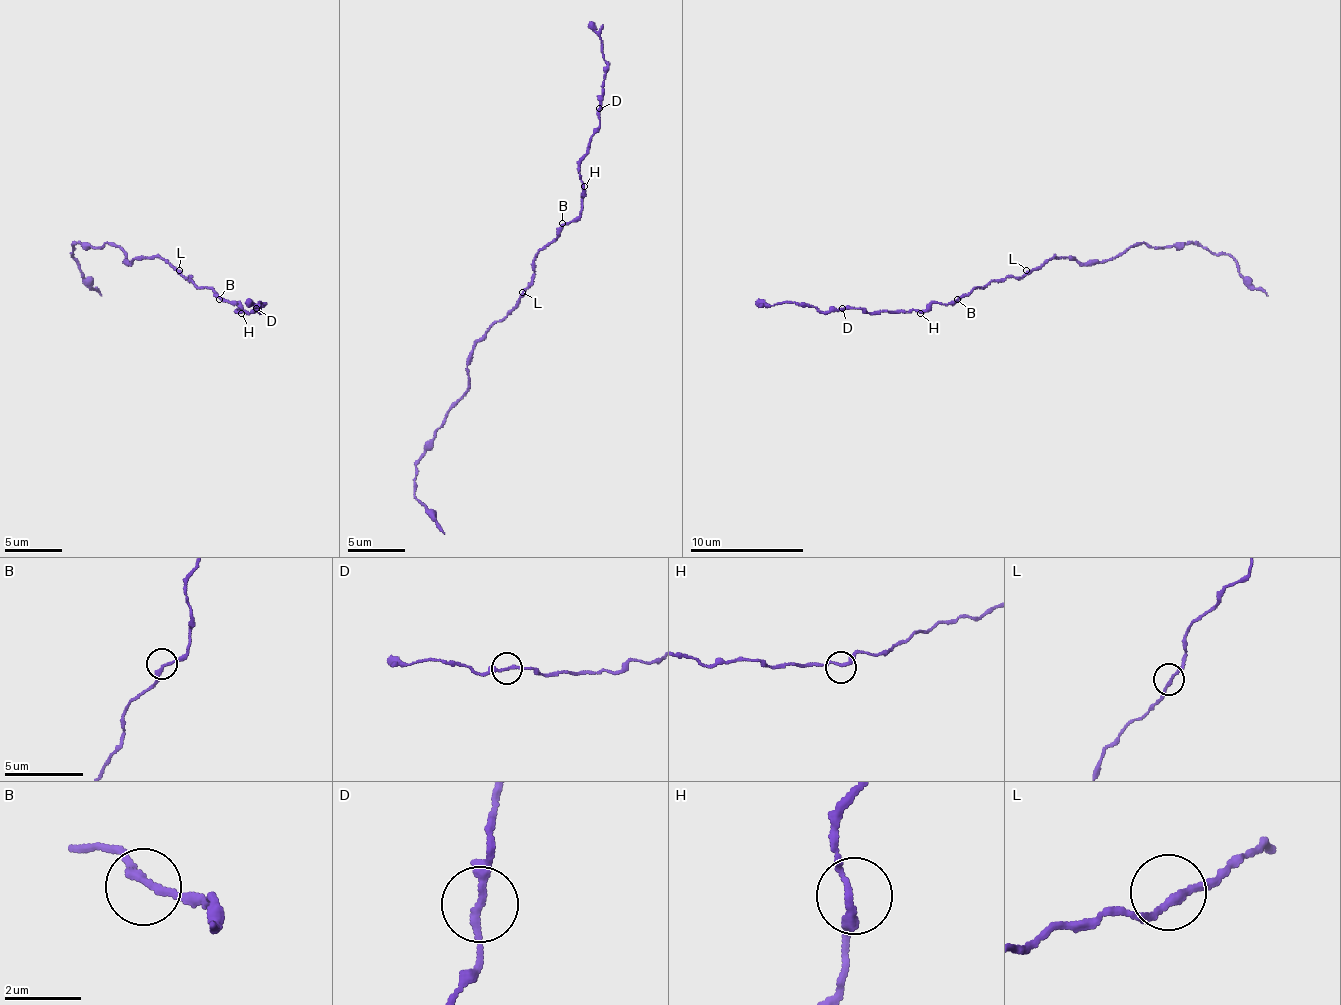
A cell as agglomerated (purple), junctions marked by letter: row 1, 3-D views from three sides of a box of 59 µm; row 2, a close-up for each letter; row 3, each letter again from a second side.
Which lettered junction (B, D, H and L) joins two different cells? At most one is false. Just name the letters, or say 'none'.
D

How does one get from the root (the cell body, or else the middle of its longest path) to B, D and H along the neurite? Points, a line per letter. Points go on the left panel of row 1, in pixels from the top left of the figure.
B: (182, 273), (190, 276), (199, 287), (210, 287), (219, 299)
D: (182, 273), (221, 299), (239, 302), (236, 310), (250, 313), (256, 307)
H: (182, 273), (190, 276), (199, 287), (210, 287), (221, 299), (236, 305), (239, 302), (241, 313)

